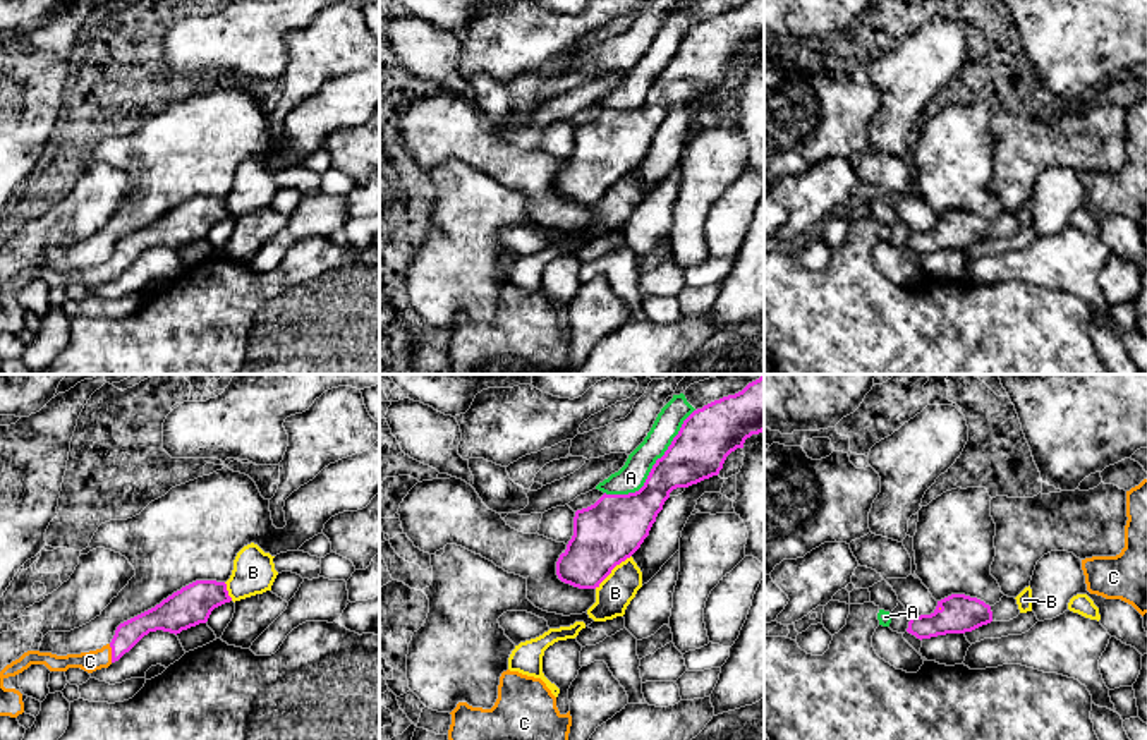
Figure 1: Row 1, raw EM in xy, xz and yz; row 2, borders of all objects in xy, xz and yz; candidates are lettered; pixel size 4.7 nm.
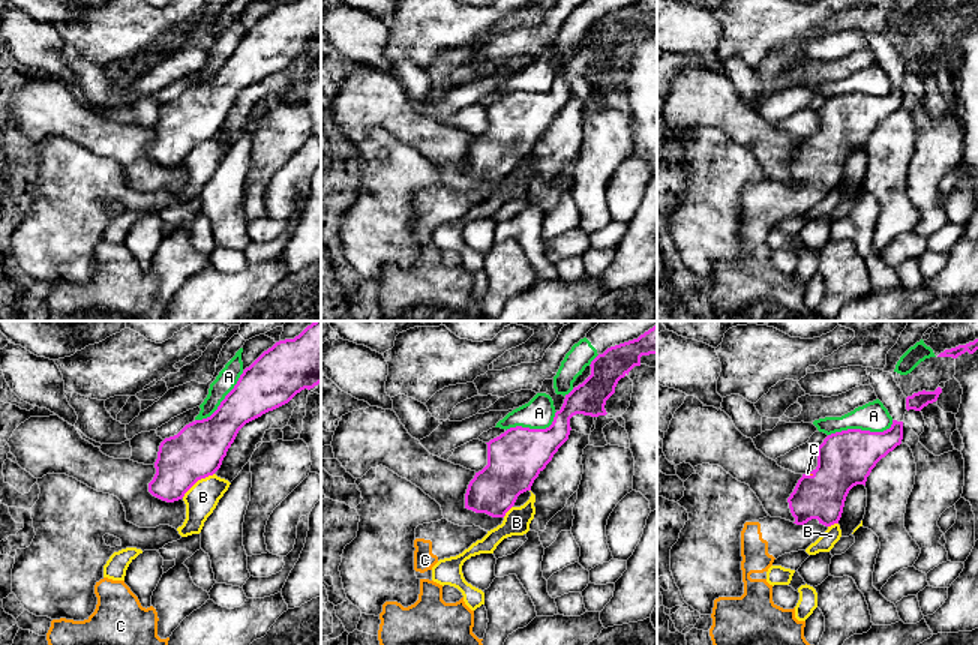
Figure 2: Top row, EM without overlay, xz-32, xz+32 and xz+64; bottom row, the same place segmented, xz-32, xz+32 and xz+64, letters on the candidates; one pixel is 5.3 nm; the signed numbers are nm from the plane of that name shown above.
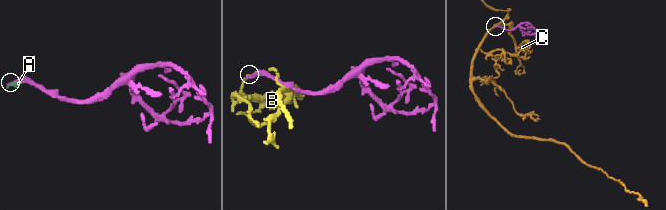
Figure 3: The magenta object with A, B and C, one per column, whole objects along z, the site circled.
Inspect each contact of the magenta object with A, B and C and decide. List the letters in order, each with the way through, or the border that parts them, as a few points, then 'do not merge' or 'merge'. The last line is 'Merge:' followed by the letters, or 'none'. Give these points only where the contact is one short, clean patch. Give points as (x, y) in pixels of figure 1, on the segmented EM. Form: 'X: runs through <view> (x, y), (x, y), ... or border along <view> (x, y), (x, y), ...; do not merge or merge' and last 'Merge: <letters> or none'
A: do not merge
B: do not merge
C: merge
Merge: C

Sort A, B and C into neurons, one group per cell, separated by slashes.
A / B / C

